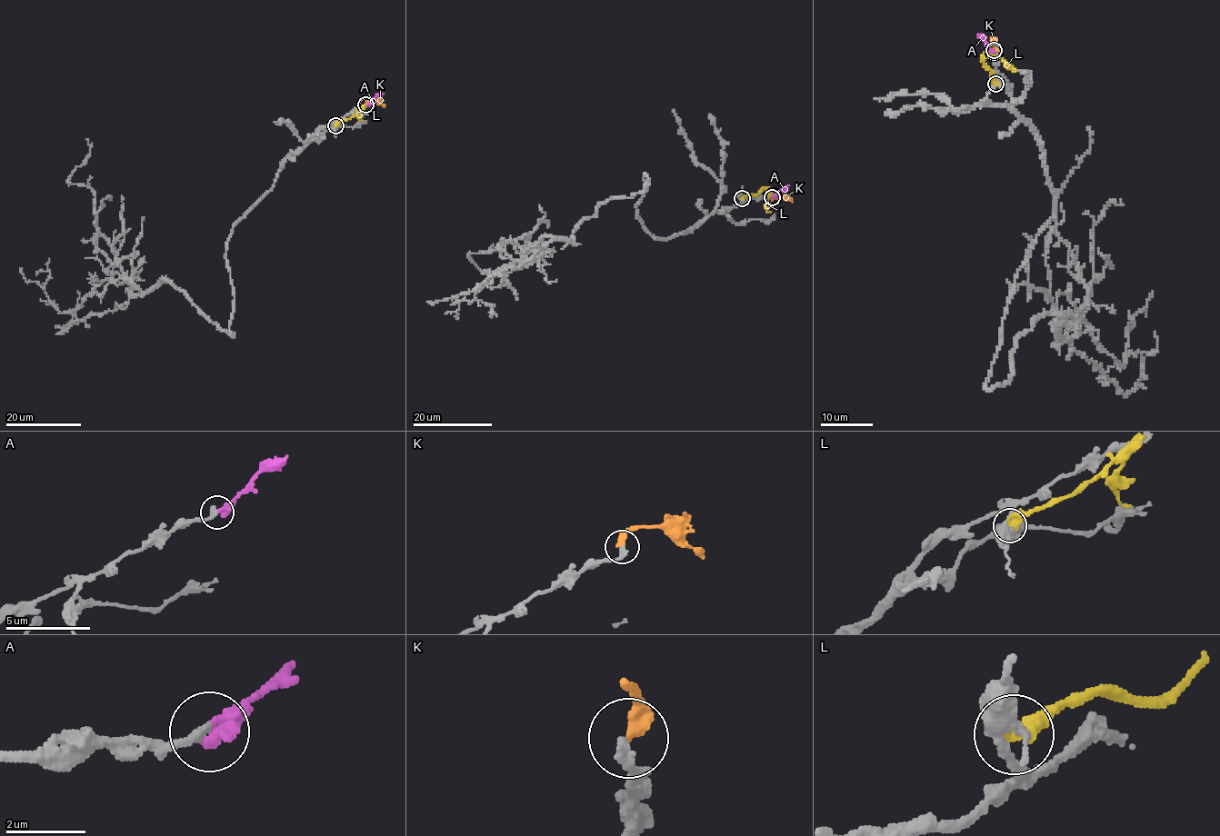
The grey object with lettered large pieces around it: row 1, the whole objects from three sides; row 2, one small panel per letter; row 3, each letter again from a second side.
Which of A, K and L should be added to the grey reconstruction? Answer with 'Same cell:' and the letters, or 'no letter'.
Same cell: A

